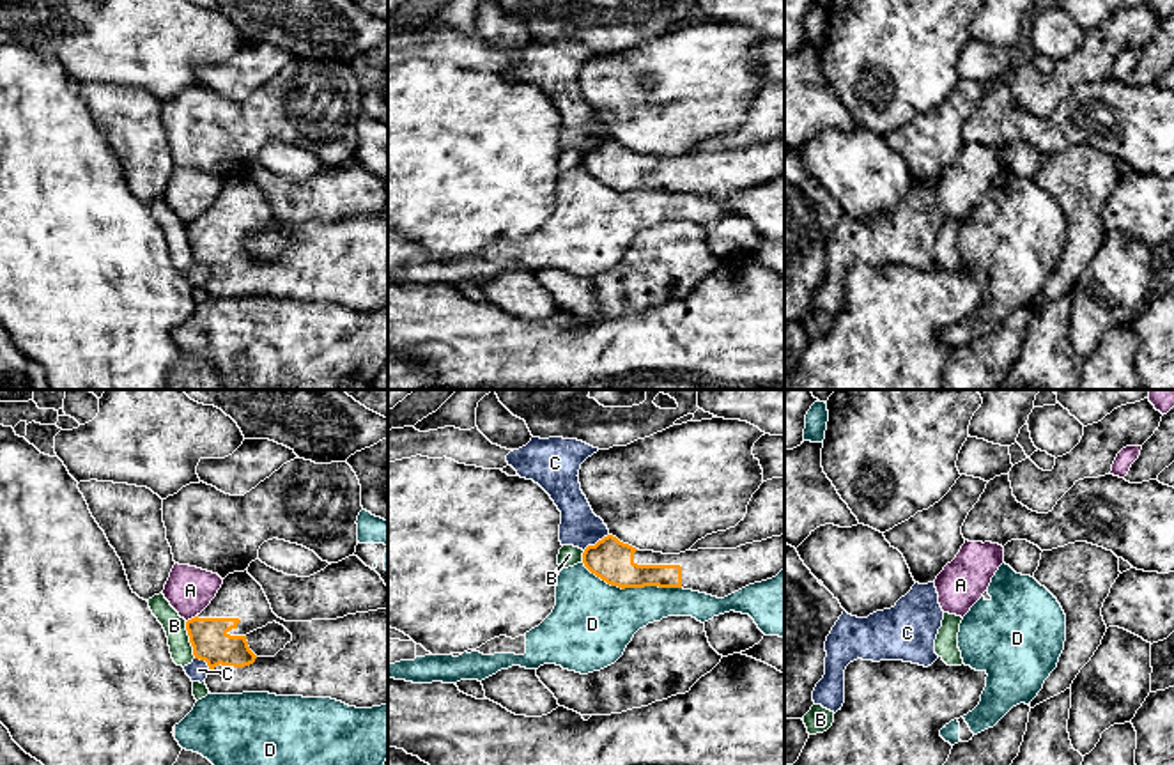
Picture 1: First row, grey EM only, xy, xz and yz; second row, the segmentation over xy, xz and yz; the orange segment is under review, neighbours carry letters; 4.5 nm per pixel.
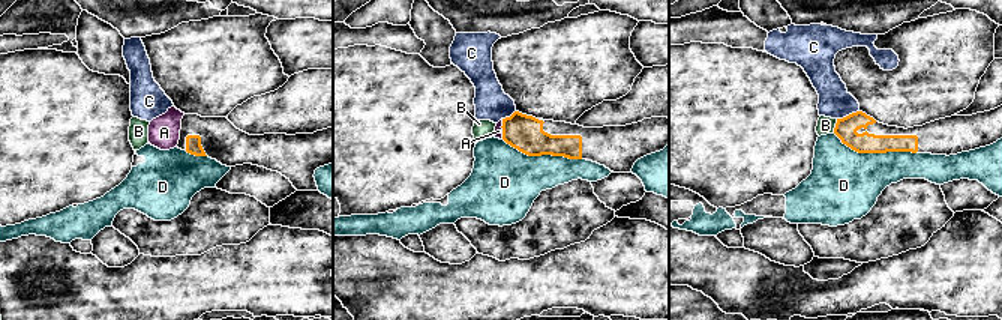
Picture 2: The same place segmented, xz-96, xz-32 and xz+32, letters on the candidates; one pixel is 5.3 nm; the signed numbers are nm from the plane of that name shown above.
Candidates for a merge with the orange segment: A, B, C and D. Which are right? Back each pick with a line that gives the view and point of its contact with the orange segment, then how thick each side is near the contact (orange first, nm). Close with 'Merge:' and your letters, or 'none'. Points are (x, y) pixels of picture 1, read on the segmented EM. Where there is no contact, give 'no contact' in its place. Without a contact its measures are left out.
Merge: none

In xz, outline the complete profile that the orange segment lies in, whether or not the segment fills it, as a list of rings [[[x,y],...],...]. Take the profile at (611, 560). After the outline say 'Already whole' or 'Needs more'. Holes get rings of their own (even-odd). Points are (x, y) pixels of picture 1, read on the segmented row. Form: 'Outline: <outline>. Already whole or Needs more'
Outline: [[[607,535],[583,552],[584,567],[611,586],[684,588],[724,599],[784,568],[784,535],[737,549],[698,549],[680,554],[639,551]]]. Needs more

